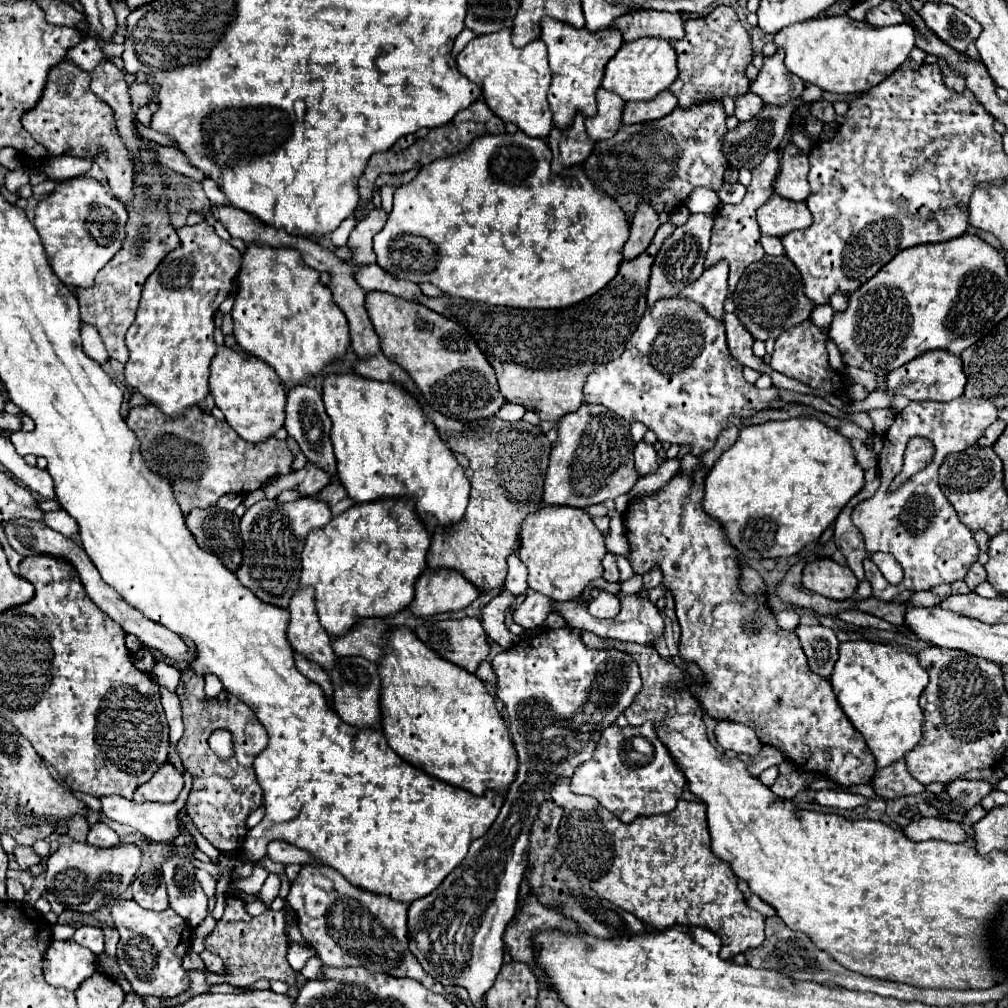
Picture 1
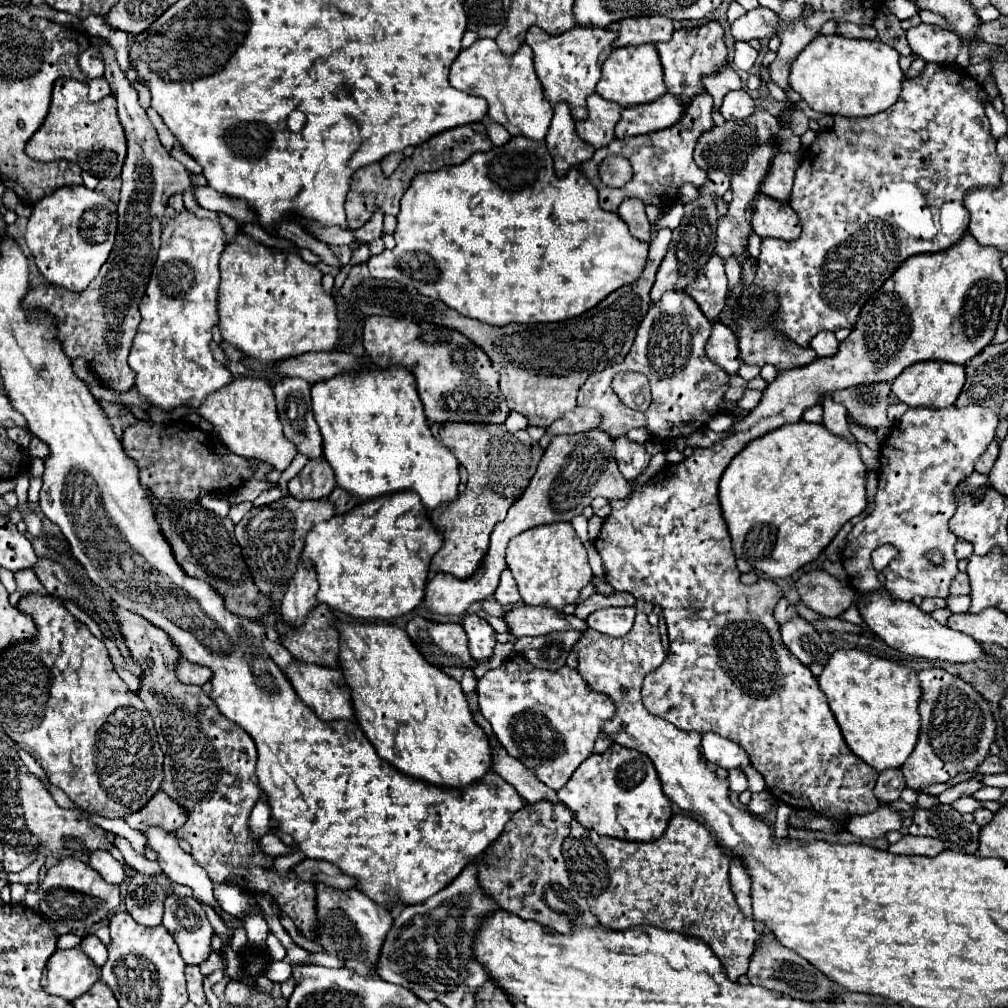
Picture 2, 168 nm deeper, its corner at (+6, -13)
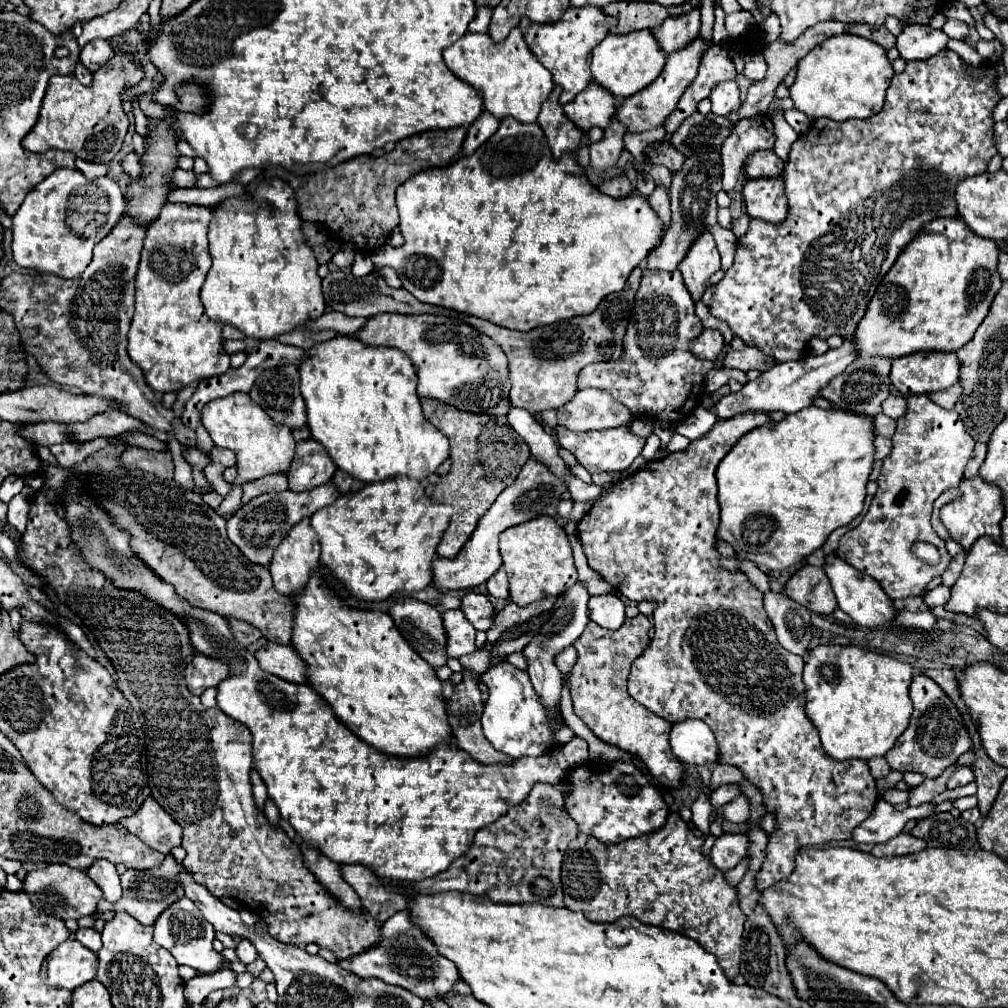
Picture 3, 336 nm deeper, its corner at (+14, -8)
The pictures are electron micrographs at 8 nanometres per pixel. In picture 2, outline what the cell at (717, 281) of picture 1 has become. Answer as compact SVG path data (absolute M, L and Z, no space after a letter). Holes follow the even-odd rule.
M716 254L698 272L696 280L686 288L686 294L694 298L694 302L700 306L700 310L710 322L716 322L722 308L726 306L726 292L728 286L726 286L724 262Z

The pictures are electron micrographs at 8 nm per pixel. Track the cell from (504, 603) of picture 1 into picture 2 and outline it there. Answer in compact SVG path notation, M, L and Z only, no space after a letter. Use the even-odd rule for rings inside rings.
M466 614L462 622L468 640L470 640L470 654L476 660L490 658L496 646L496 630L478 614Z

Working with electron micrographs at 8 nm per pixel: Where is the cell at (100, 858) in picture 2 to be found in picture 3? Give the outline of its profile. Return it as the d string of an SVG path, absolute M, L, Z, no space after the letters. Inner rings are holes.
M96 861L88 869L90 879L102 889L102 897L110 903L118 901L122 897L122 887L120 887L120 875L116 873L116 867L110 861Z

